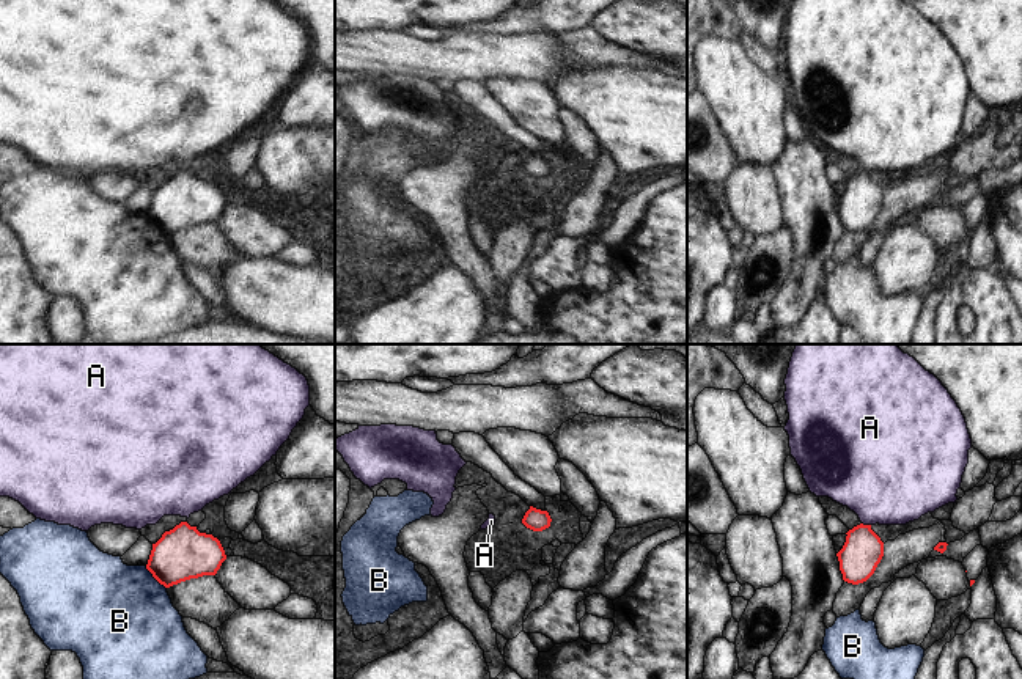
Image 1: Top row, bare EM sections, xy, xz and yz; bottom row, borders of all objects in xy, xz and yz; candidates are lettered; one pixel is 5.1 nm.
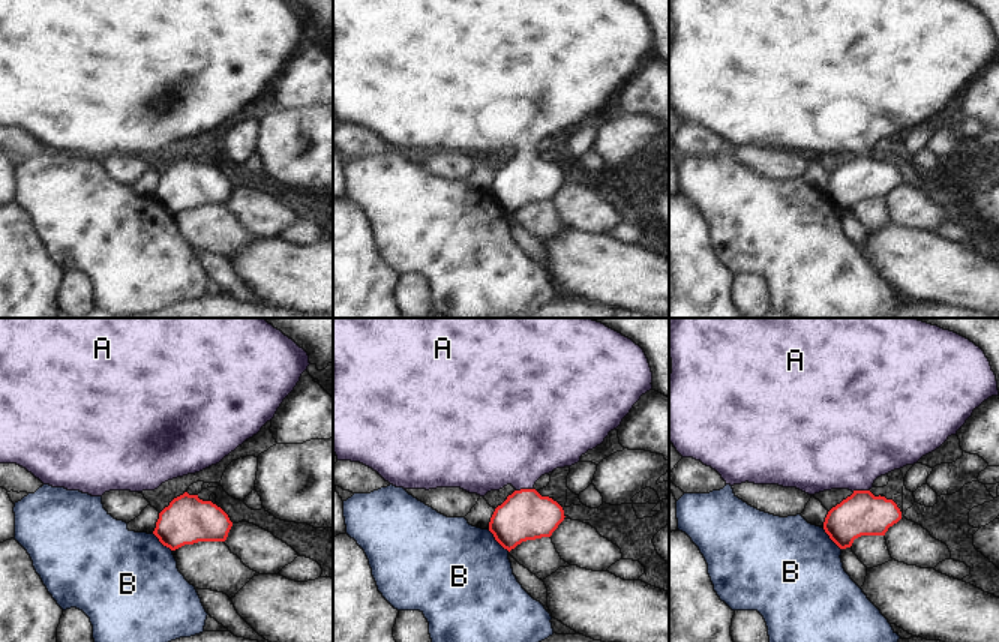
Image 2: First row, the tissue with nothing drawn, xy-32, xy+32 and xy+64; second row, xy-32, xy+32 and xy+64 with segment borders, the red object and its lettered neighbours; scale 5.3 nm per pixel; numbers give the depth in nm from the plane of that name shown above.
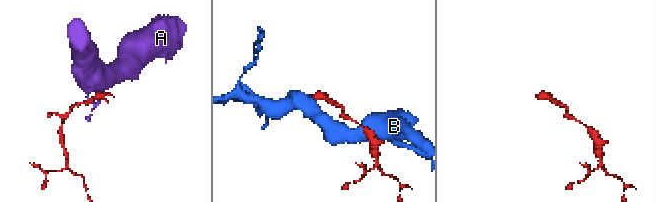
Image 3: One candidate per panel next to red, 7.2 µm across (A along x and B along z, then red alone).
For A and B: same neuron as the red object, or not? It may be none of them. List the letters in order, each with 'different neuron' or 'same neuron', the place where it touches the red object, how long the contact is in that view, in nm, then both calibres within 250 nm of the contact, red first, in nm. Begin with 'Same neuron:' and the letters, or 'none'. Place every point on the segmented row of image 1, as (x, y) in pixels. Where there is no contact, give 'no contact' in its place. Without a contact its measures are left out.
Same neuron: A
A: same neuron; meets red in yz at (867, 525); contact 50 nm long; 200 nm thick on the red side, 460 nm on the other
B: different neuron; meets red in xy at (154, 577); contact 160 nm long; 280 nm thick on the red side, 500 nm on the other

